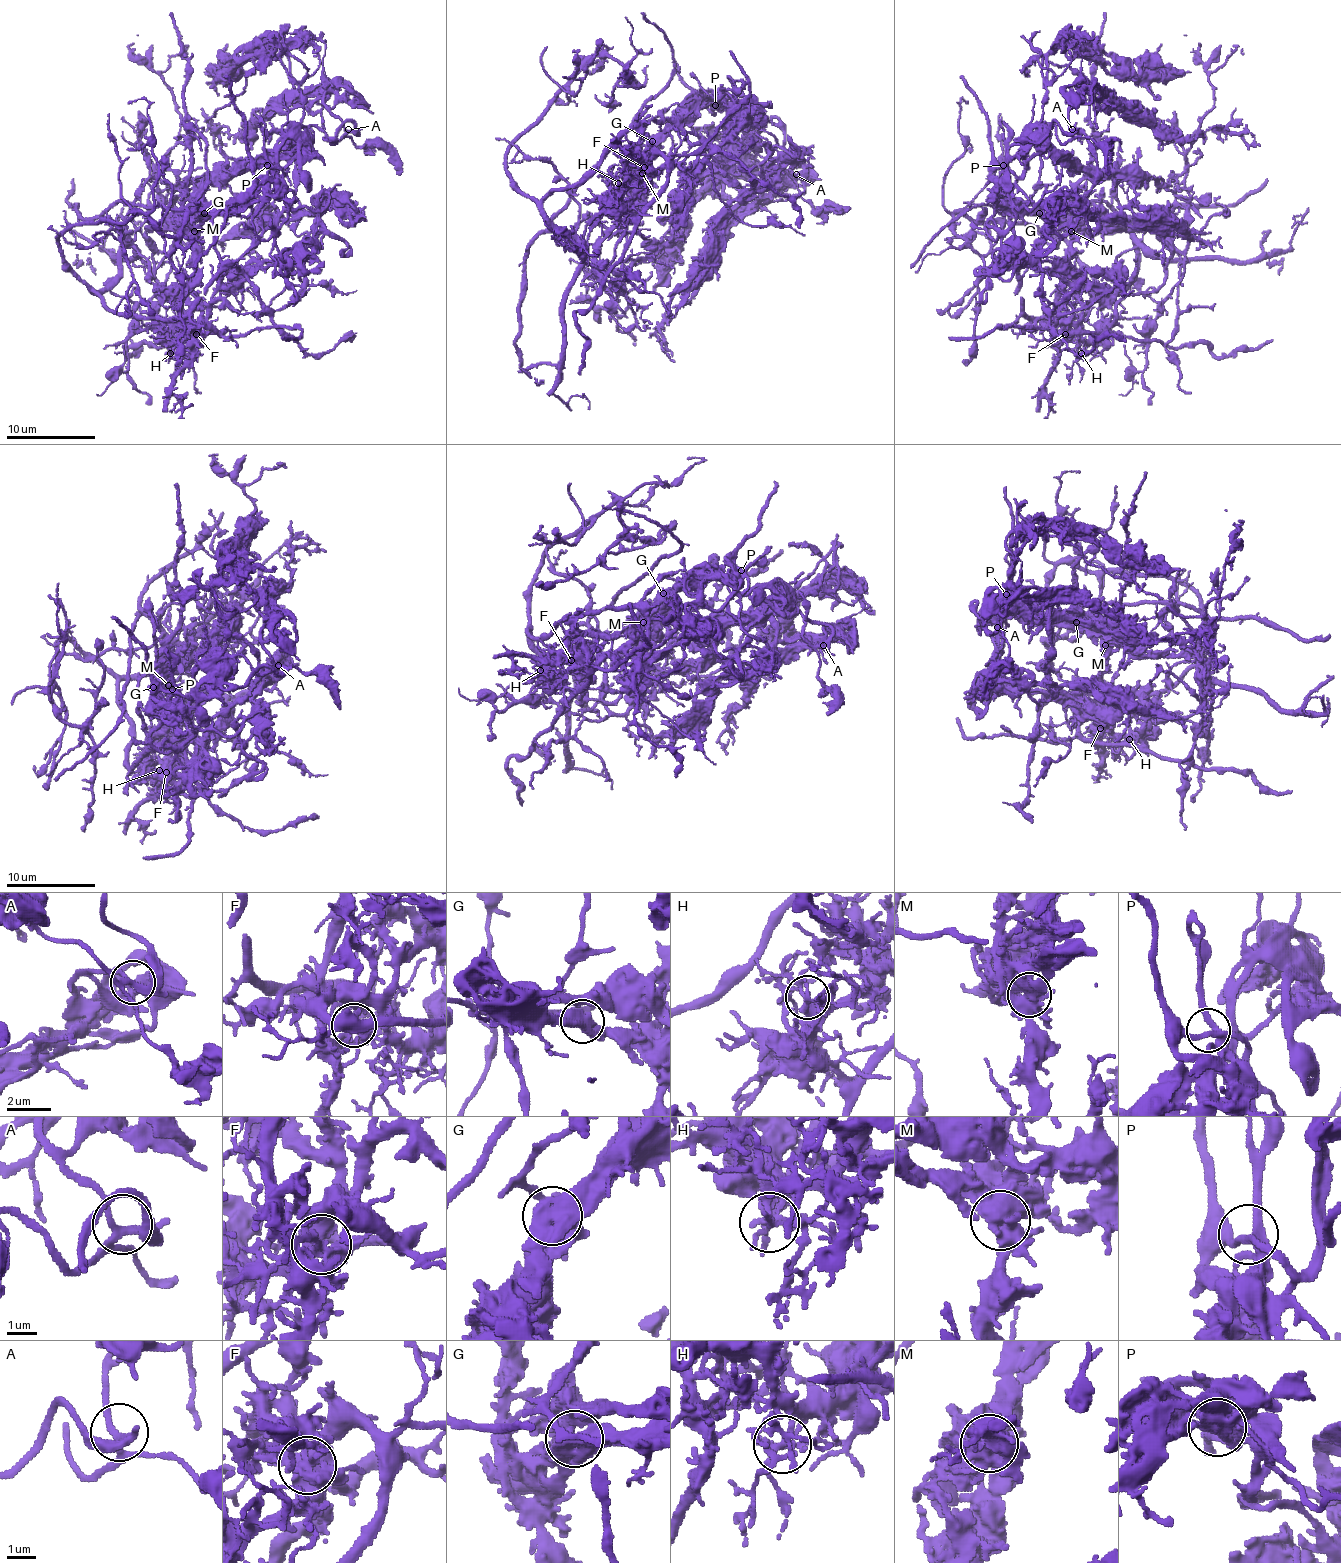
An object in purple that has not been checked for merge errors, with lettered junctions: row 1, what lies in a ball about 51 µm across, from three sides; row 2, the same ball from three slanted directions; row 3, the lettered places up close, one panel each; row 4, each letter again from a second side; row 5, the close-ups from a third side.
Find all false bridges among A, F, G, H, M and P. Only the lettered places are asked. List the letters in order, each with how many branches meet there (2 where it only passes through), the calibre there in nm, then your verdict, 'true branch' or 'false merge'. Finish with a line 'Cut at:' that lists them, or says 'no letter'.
A: branches 4; calibre 240 nm; true branch
F: branches 4; calibre 320 nm; false merge
G: branches 4; calibre 550 nm; true branch
H: branches 5; calibre 140 nm; false merge
M: branches 6; calibre 600 nm; false merge
P: branches 5; calibre 280 nm; true branch
Cut at: F, H, M

